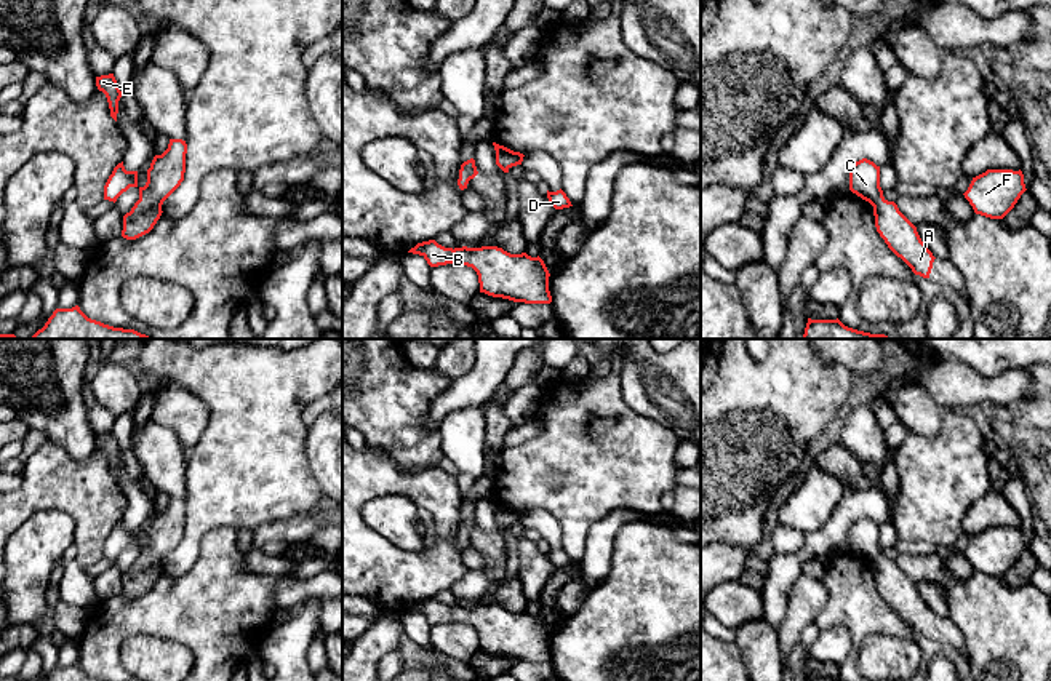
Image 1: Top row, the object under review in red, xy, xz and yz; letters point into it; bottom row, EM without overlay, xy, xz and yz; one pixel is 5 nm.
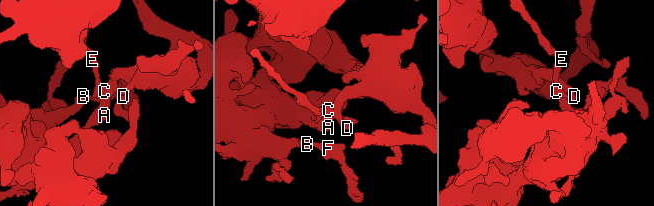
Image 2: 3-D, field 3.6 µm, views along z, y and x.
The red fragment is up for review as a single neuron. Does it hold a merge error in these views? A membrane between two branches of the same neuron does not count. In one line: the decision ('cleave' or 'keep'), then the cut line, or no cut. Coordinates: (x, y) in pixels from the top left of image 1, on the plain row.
cleave; cut xy (138, 558), (141, 563), (160, 566)

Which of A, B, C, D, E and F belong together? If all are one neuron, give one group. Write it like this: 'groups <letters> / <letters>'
groups A B F / C D E

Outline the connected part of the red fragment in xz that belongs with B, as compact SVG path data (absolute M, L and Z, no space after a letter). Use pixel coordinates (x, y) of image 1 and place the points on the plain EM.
M435 598L418 601L408 611L422 614L430 625L461 622L478 633L480 651L525 662L550 662L549 628L526 611L510 612L498 604L445 606Z

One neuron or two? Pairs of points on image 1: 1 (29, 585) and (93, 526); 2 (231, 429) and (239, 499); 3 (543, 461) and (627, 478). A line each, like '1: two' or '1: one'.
1: two
2: one
3: one

